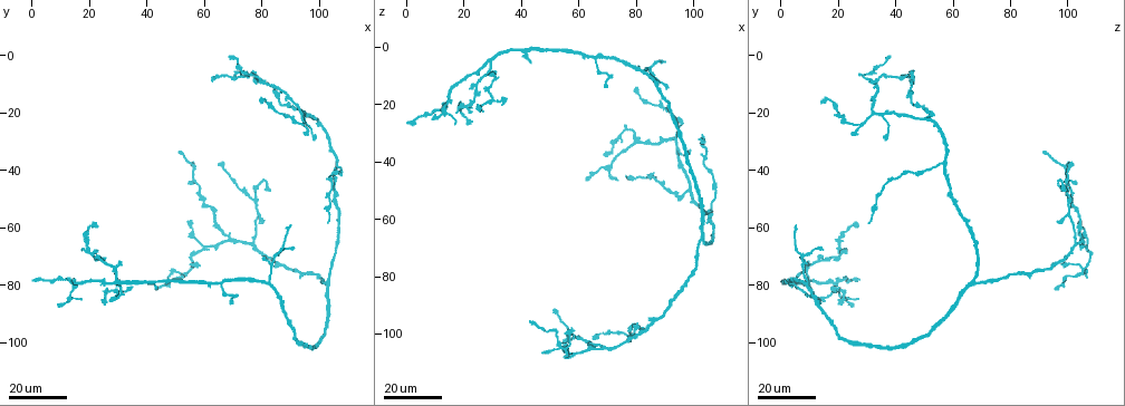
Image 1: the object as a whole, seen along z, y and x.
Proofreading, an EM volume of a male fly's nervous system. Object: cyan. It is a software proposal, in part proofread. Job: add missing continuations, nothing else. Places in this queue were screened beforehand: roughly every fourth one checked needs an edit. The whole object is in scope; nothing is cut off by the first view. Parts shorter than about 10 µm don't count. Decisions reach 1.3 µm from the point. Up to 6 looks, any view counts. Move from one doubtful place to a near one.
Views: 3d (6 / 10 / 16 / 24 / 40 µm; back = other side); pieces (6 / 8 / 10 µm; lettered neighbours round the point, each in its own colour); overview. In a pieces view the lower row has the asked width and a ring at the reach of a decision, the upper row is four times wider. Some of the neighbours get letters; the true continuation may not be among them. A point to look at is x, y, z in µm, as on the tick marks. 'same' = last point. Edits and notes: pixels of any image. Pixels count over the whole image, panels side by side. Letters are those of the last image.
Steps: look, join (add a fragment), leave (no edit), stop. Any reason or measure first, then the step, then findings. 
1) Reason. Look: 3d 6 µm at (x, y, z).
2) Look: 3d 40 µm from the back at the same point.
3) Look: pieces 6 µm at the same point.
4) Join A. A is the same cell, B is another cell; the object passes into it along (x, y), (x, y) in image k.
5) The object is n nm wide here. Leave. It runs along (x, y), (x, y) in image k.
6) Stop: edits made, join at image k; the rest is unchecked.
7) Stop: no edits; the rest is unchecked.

Look: 3d 24 µm at (43, 82, 96).

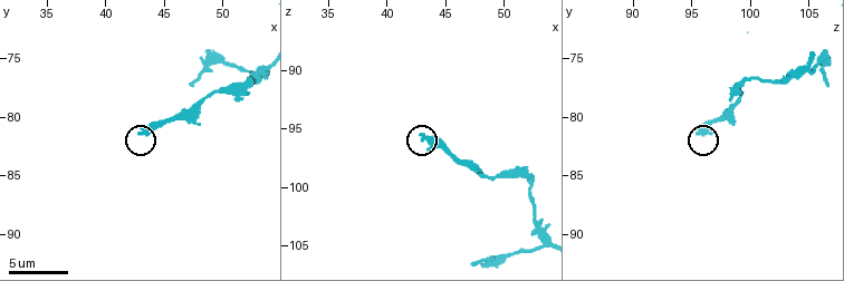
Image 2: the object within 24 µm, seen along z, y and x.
Look: pieces 10 µm at (43.2, 81.6, 95.4).

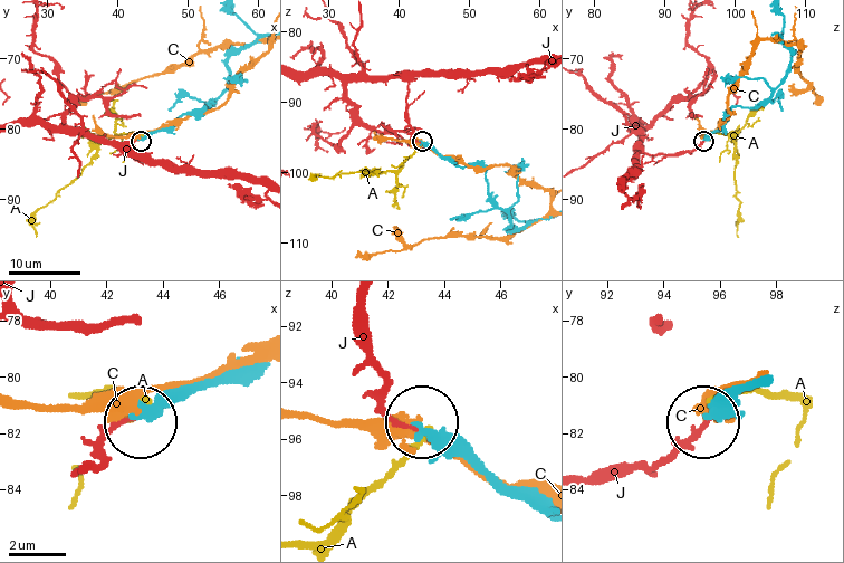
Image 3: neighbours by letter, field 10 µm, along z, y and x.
The object is 300 nm wide here. Leave. A, C and J are other cells; it runs along (224, 368), (174, 389), (141, 418) in image 3; no lettered fragment goes on from it.

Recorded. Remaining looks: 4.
End of a long branch. Look: 3d 24 µm at (1, 78, 26).

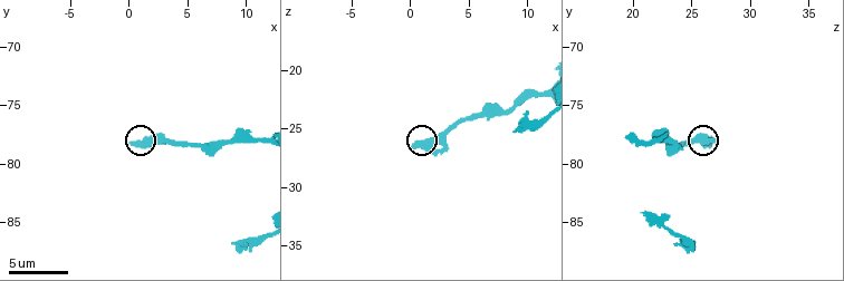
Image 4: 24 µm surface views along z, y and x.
Look: pieces 6 µm at (0.2, 78.2, 26.4).

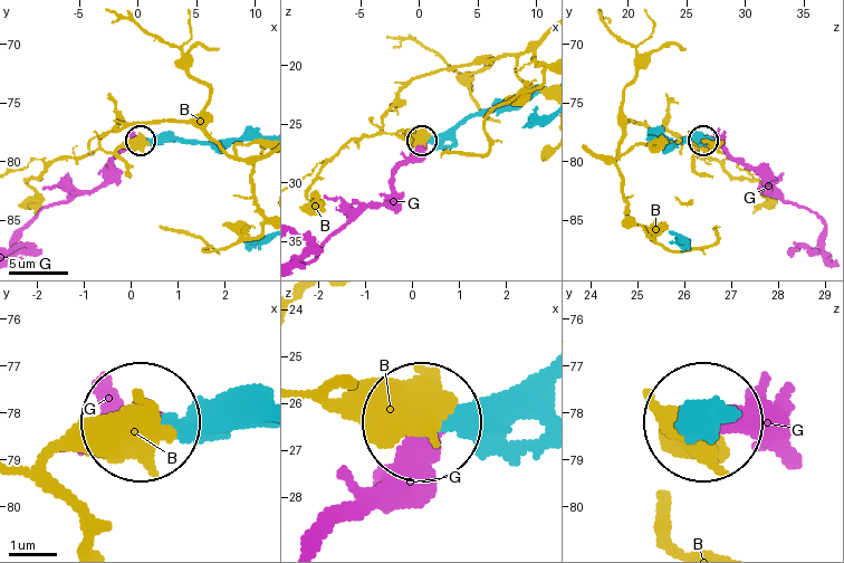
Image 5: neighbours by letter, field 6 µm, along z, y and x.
Join G. G is the same cell, B is another cell; the object passes into it along (456, 123), (309, 261), (305, 240) in image 5; it goes on there.

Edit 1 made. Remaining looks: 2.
Stop: edits made, join at image 5; the rest is unchecked.

